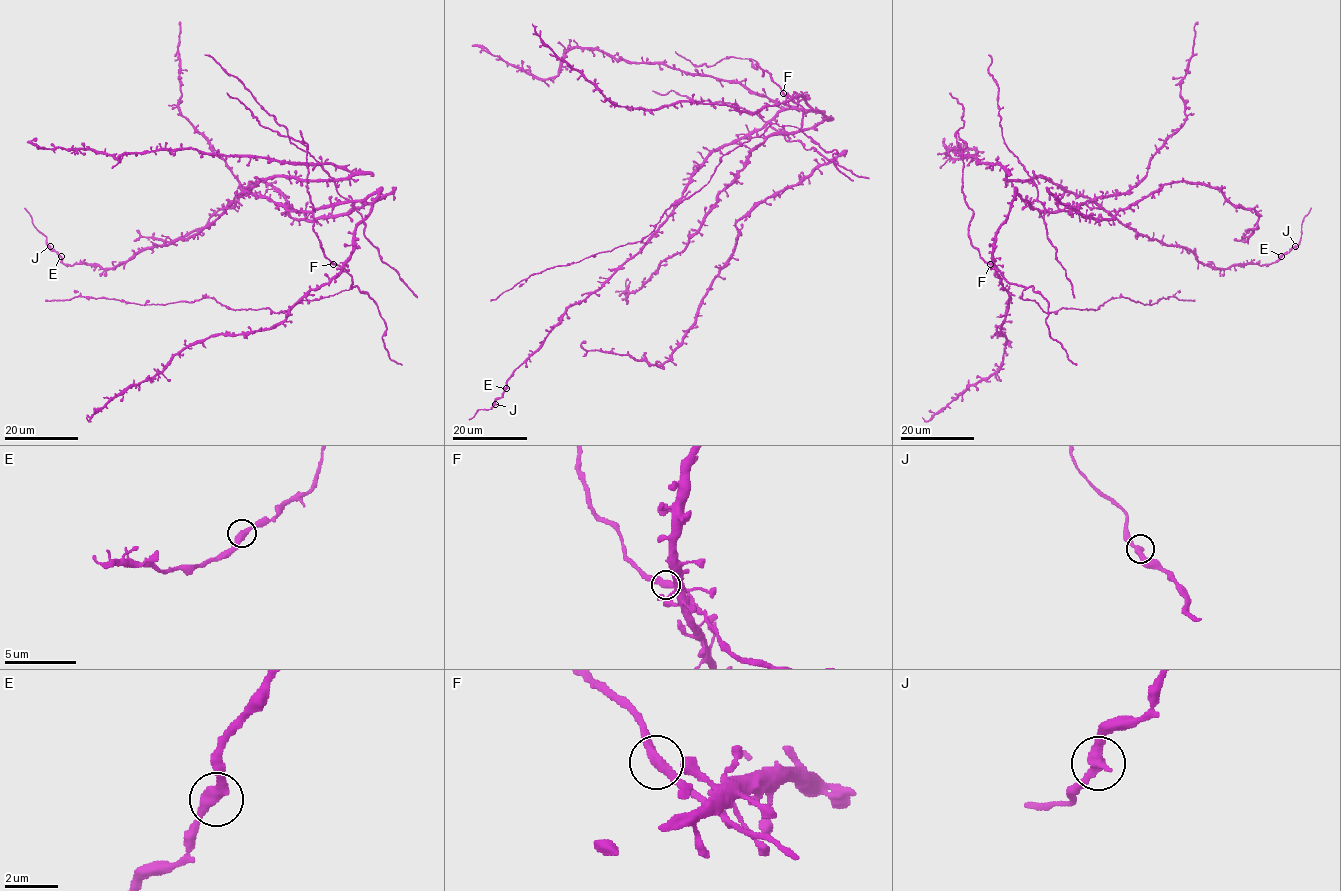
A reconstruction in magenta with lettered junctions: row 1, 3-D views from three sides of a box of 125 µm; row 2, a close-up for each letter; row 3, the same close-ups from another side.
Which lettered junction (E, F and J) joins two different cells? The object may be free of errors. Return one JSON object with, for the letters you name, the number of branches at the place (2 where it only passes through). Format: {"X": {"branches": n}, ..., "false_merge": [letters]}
{"false_merge": []}

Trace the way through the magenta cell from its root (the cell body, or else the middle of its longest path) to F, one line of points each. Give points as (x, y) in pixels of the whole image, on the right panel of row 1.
F: (1028, 201), (1015, 194), (1008, 219), (996, 235), (993, 253), (996, 267), (990, 264)

